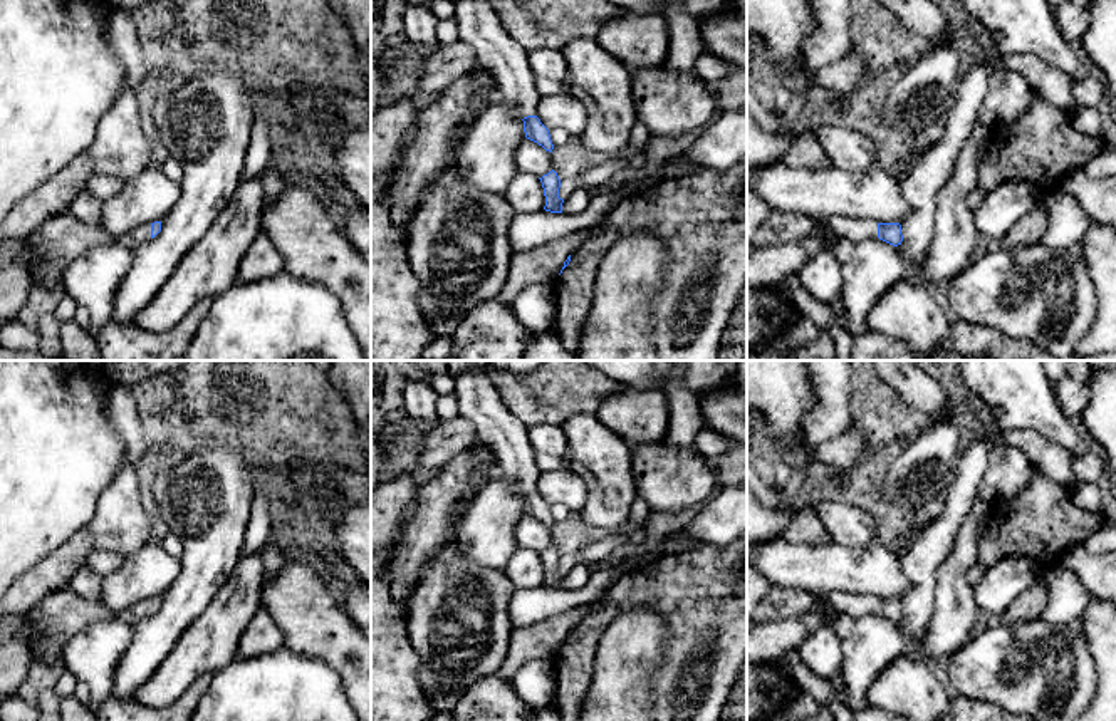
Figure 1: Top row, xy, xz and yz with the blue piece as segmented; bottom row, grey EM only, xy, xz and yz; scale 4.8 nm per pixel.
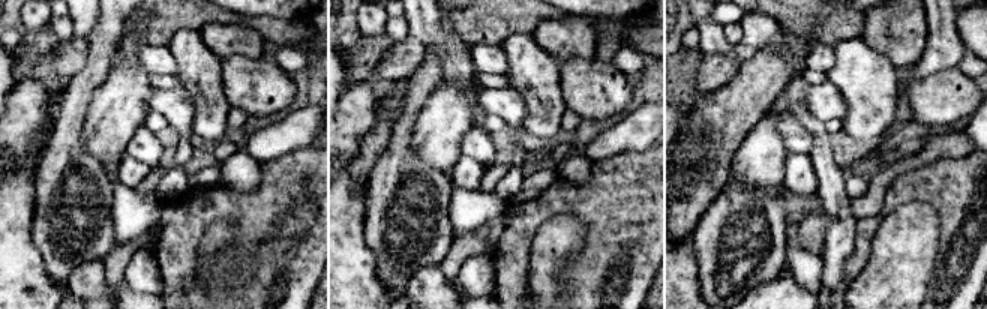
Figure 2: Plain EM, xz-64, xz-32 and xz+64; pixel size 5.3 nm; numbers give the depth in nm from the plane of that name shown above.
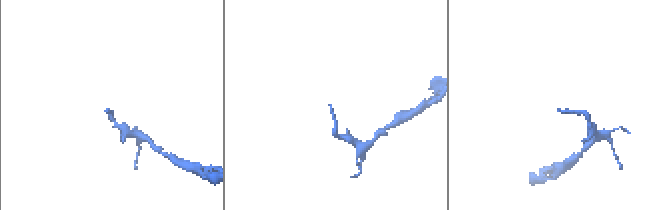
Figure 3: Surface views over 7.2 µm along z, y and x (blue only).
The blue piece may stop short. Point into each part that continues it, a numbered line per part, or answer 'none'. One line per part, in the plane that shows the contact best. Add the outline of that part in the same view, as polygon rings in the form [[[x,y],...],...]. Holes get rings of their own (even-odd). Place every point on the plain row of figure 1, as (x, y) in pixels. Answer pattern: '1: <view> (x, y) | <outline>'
1: xz (479, 401) | [[[465,371],[455,377],[460,416],[468,419],[480,441],[492,446],[497,473],[522,495],[537,491],[539,468],[527,426],[512,414],[483,371]]]

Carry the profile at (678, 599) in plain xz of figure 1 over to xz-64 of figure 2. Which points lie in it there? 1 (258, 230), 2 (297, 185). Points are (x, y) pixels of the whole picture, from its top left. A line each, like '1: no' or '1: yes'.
1: yes
2: yes

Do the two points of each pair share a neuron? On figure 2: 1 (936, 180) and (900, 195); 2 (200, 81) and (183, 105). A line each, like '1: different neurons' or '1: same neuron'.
1: same neuron
2: different neurons

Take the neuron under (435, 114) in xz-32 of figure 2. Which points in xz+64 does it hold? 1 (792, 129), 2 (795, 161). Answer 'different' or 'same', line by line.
1: different
2: different

